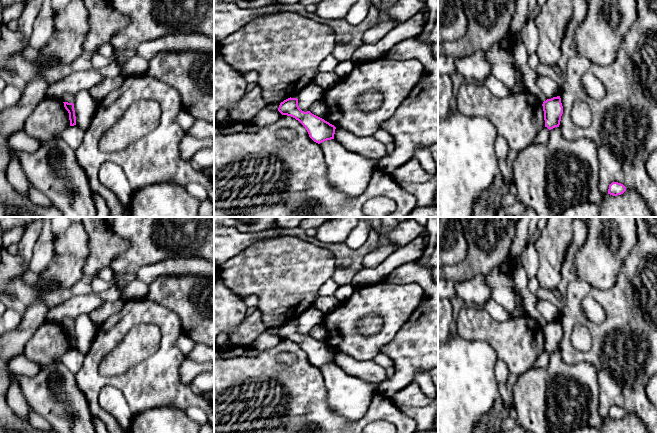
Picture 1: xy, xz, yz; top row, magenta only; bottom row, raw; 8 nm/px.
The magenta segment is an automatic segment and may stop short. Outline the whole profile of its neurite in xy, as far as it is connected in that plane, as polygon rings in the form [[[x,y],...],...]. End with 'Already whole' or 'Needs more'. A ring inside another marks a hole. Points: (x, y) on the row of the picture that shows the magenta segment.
[[[65,94],[62,97],[62,101],[64,103],[65,109],[69,113],[69,120],[70,120],[70,126],[76,125],[76,116],[75,116],[75,110],[74,110],[74,94]]]. Needs more

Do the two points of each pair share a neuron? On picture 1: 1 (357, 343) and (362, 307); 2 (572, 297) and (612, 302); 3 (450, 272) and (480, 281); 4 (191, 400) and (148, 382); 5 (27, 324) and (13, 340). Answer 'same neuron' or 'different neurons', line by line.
1: same neuron
2: same neuron
3: different neurons
4: same neuron
5: same neuron

